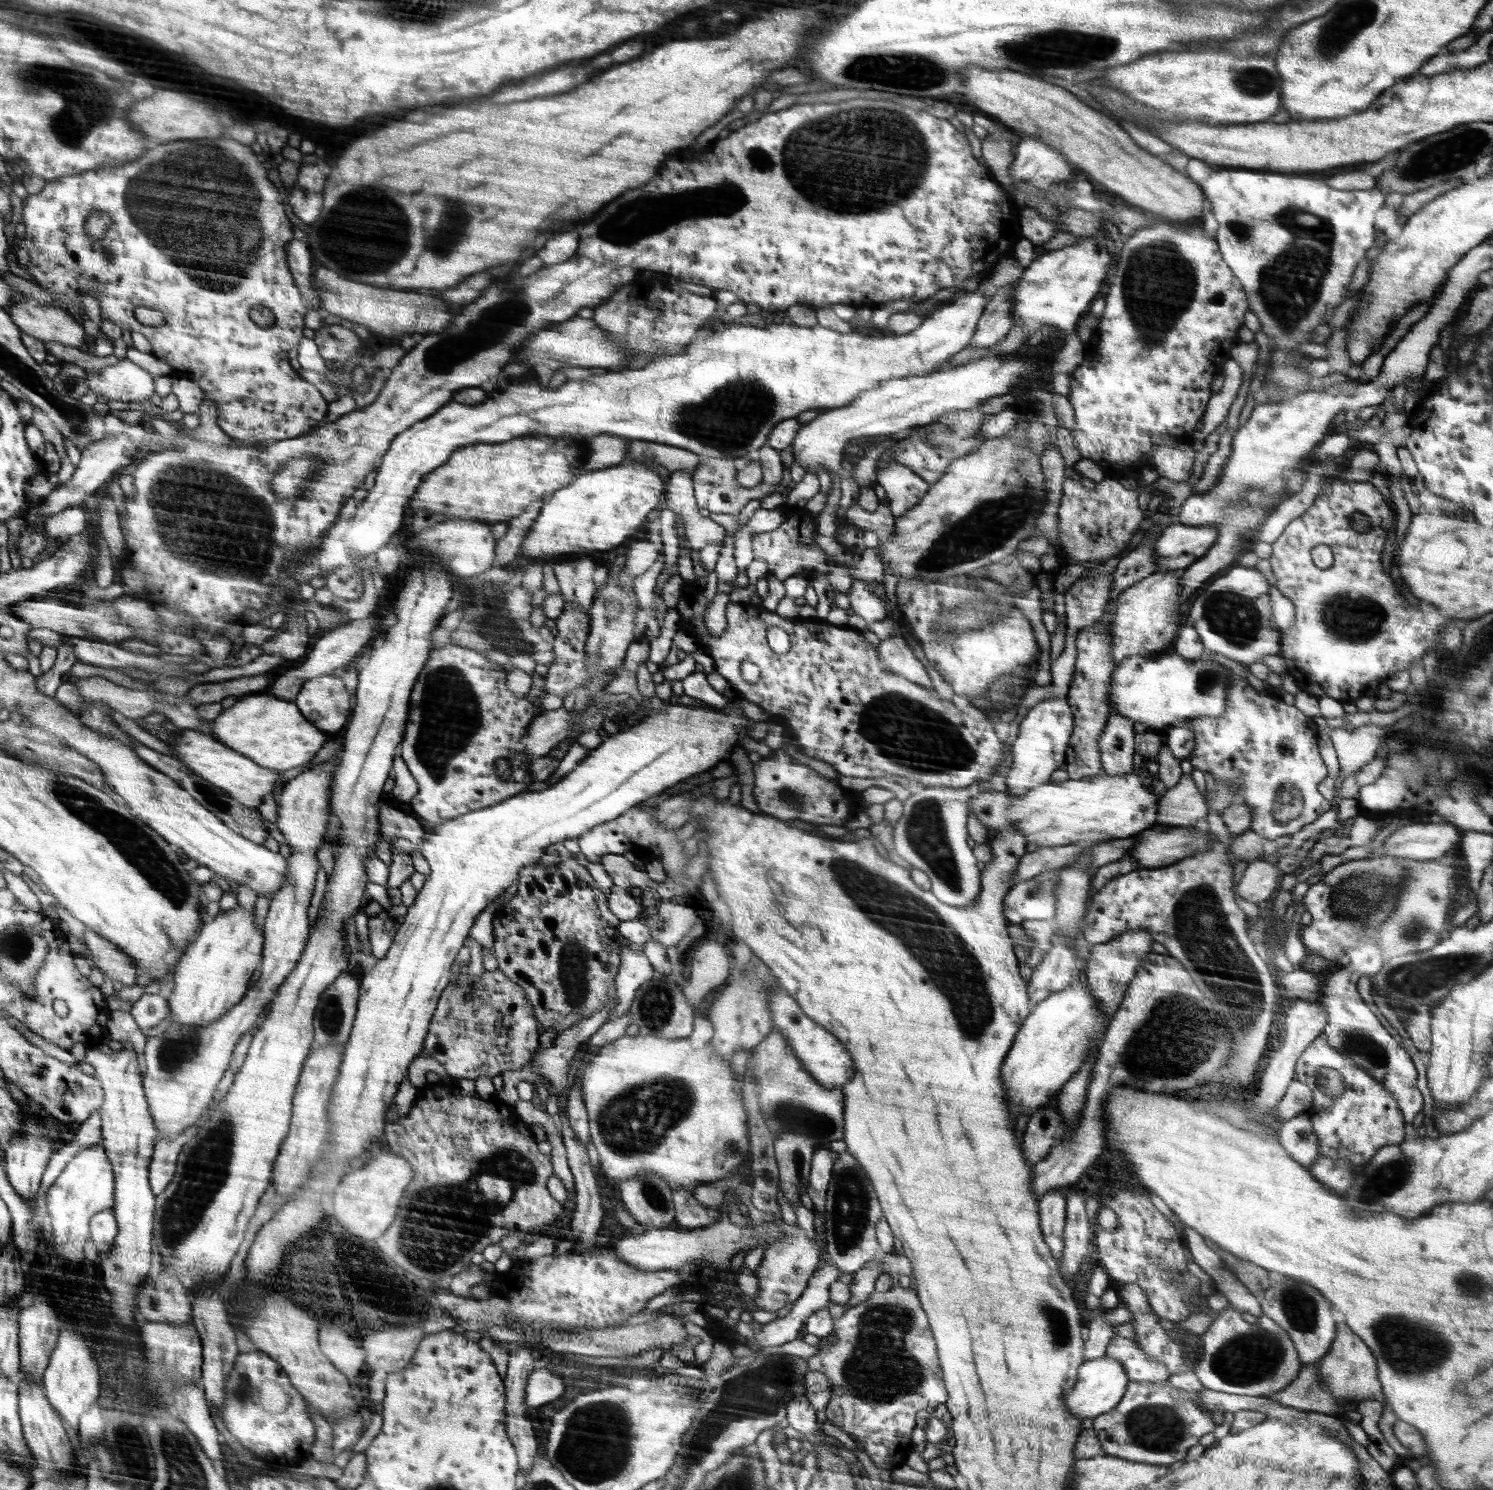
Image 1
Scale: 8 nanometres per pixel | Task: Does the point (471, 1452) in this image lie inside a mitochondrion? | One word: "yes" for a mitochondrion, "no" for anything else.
no

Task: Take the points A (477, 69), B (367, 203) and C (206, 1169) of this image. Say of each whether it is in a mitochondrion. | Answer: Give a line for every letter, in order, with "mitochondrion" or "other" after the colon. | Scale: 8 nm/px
A: other
B: mitochondrion
C: mitochondrion

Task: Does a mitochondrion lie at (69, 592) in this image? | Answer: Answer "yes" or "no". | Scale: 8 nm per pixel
no

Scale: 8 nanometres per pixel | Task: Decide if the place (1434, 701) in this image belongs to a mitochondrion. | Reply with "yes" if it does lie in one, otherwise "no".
no

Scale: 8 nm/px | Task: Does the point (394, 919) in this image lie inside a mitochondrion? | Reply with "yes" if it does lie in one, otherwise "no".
no

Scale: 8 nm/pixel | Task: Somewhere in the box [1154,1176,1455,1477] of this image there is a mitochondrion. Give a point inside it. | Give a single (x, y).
(1244, 1359)

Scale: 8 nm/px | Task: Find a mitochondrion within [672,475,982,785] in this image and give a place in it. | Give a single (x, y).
(909, 732)

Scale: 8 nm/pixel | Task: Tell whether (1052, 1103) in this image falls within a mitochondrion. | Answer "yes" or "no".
no

